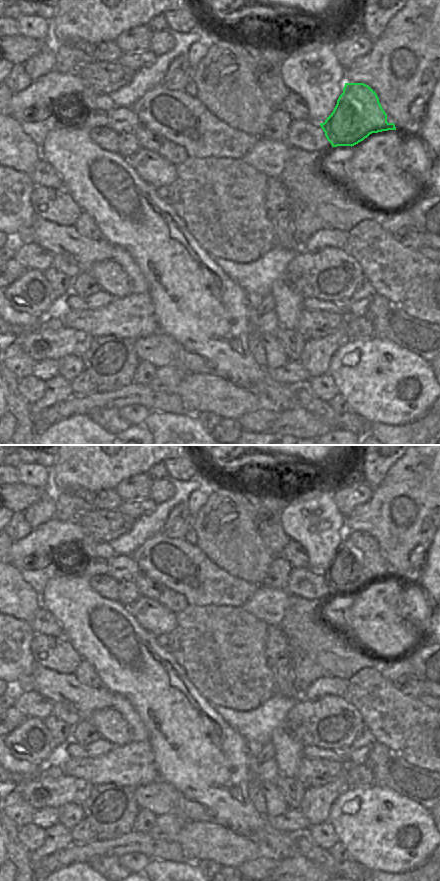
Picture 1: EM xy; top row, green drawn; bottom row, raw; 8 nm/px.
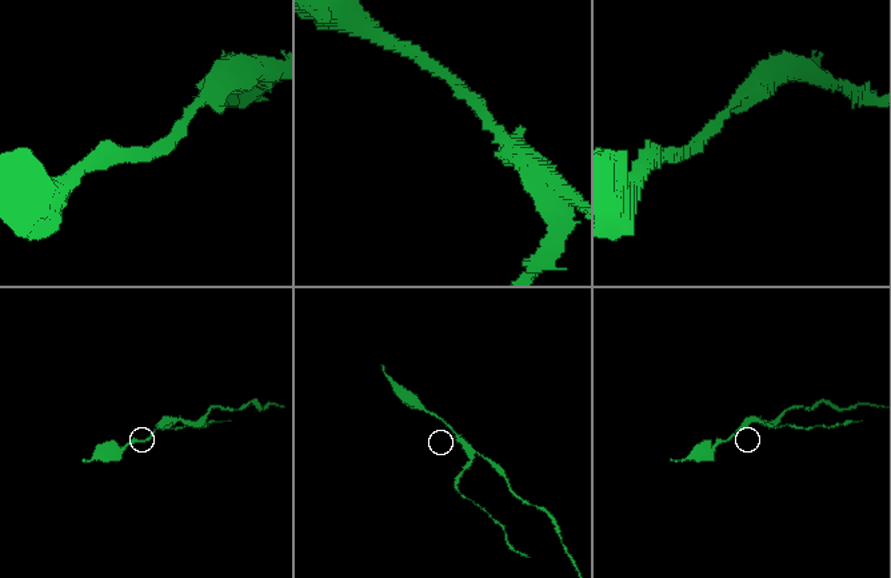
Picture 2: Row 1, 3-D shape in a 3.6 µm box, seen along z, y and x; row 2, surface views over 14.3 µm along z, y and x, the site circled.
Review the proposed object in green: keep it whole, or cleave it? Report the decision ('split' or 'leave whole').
split

